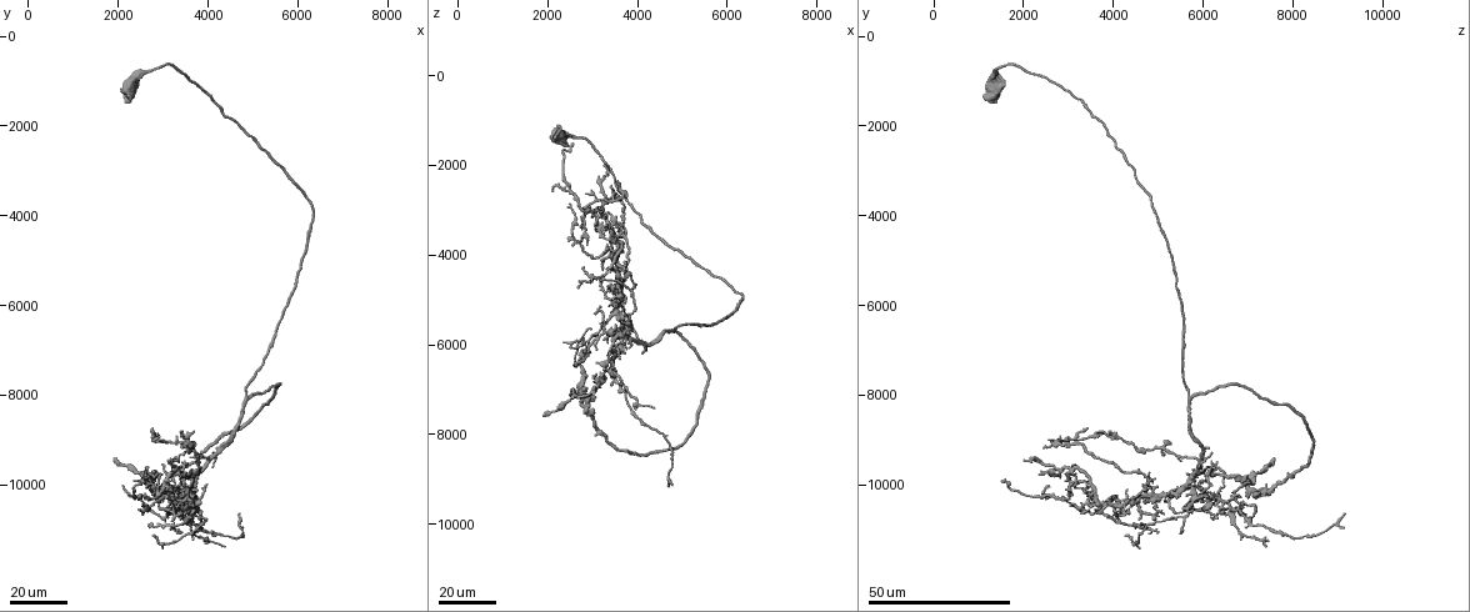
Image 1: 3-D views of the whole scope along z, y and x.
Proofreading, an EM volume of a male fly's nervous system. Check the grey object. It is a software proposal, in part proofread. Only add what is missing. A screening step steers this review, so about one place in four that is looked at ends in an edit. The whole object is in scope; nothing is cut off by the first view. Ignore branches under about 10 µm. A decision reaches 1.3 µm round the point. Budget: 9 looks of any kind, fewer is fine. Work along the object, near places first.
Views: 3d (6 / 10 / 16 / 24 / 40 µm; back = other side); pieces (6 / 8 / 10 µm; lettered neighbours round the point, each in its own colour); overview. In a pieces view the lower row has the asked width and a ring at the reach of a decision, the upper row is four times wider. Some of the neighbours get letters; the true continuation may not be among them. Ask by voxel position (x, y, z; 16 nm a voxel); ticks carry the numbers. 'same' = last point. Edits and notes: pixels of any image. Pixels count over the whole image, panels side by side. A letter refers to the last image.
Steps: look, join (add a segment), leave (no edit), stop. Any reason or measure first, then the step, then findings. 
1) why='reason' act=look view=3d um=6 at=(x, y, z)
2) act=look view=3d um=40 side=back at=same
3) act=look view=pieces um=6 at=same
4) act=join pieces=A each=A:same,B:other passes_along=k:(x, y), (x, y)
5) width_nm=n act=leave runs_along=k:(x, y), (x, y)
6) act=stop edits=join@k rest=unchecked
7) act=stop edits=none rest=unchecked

why='an open end' act=look view=3d um=24 at=(3650, 10300, 3500)

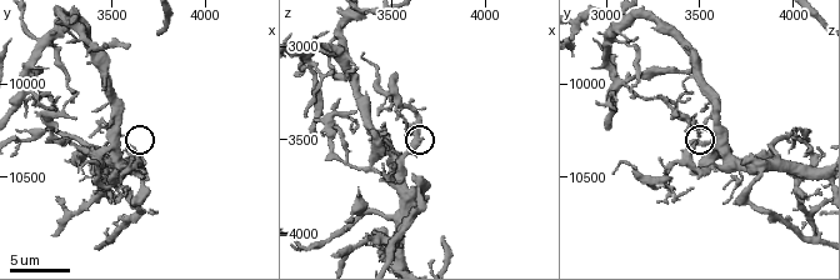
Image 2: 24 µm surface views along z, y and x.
why='zoom in' act=look view=3d um=10 at=(3580, 10320, 3480)

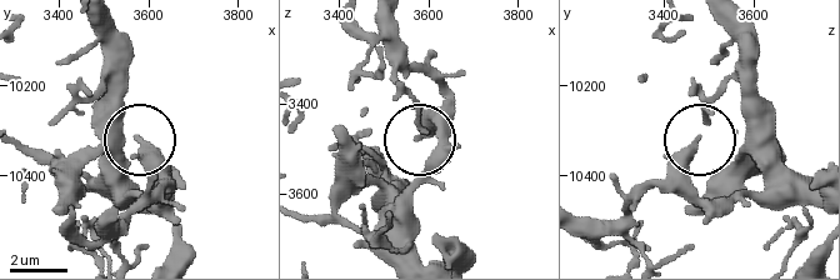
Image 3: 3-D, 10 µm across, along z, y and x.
act=look view=pieces um=8 at=(3575, 10320, 3480)

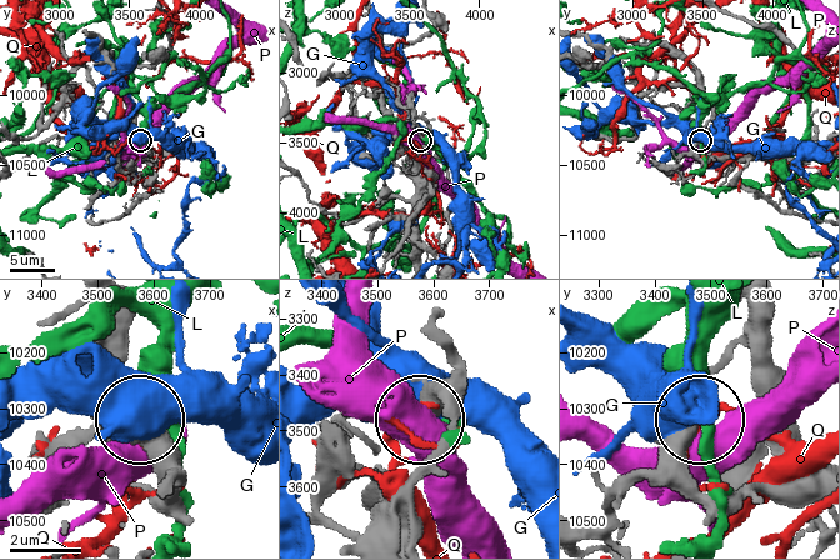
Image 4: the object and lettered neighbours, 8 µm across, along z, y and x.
act=leave each=G:other,L:other,P:other,Q:other found='no lettered segment goes on from it'

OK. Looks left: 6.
why='free end' act=look view=3d um=24 at=(3250, 9750, 2750)

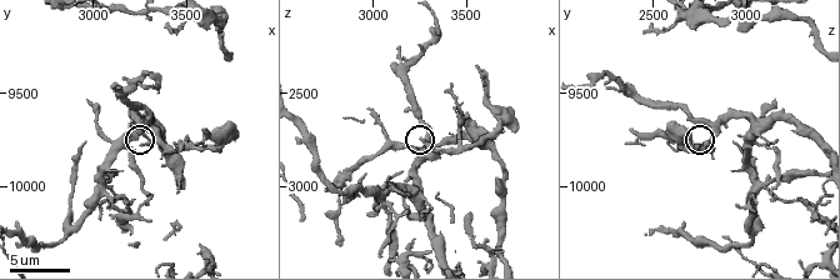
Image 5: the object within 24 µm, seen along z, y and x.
why='what lies round it' act=look view=pieces um=10 at=(3280, 9780, 2740)

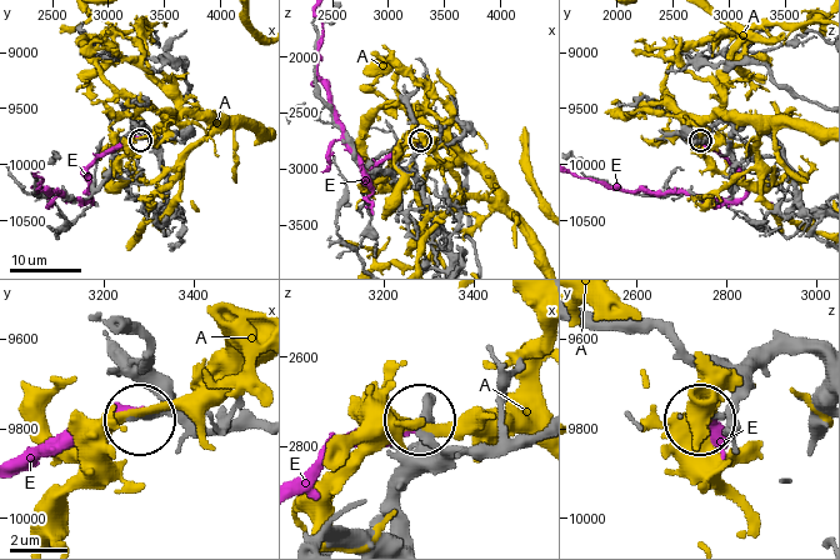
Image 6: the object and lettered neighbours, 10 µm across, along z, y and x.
act=leave each=A:other,E:other found='no lettered segment goes on from it'

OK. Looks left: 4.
why='branch stops here' act=look view=3d um=6 at=(3720, 10700, 4140)

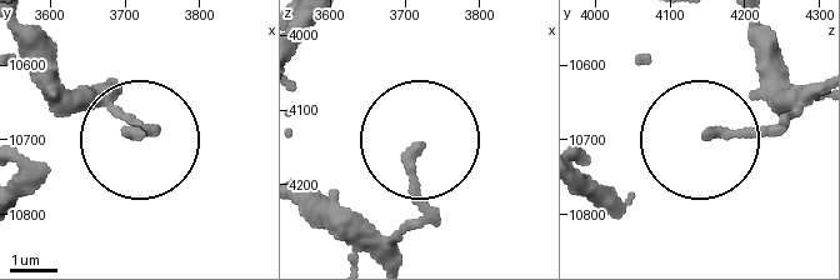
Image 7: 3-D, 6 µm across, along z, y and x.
act=look view=pieces um=6 at=(3715, 10690, 4155)

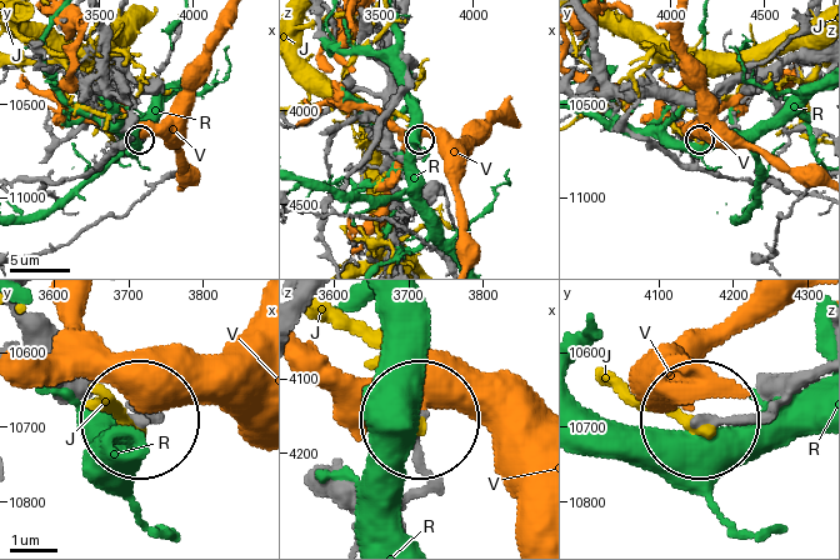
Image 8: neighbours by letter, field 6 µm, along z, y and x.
act=leave each=J:other,R:other,V:other runs_along=8:(780, 378), (760, 414), (704, 418) found='none of them fits'

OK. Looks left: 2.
why='branch stops here' act=look view=3d um=16 at=(3500, 10350, 5100)

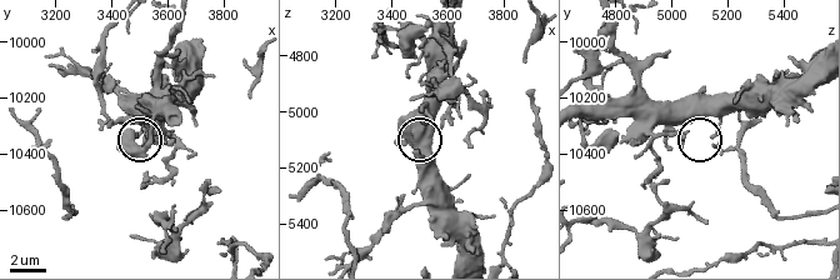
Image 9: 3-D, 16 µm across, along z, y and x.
why='see the neighbours' act=look view=pieces um=10 at=(3480, 10340, 5150)

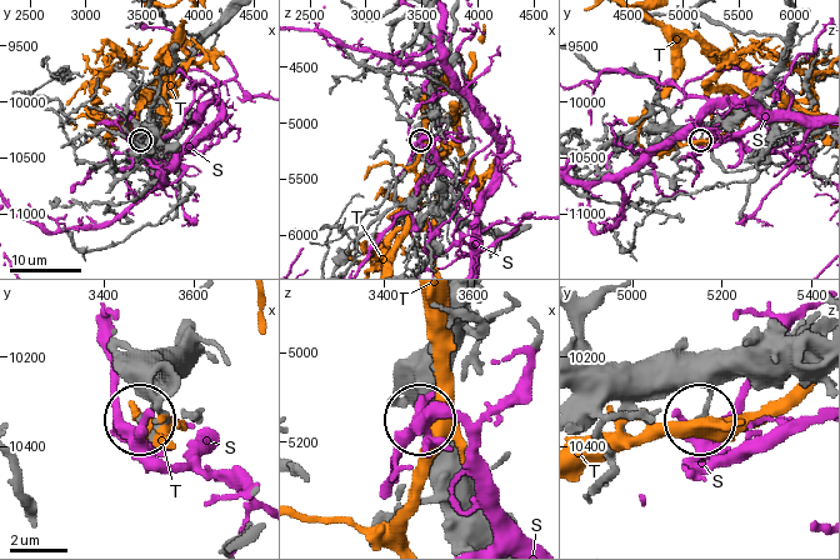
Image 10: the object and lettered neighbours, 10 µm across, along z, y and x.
act=leave each=S:other,T:other found='none of them fits'

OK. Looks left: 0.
act=stop edits=none rest=unchecked

